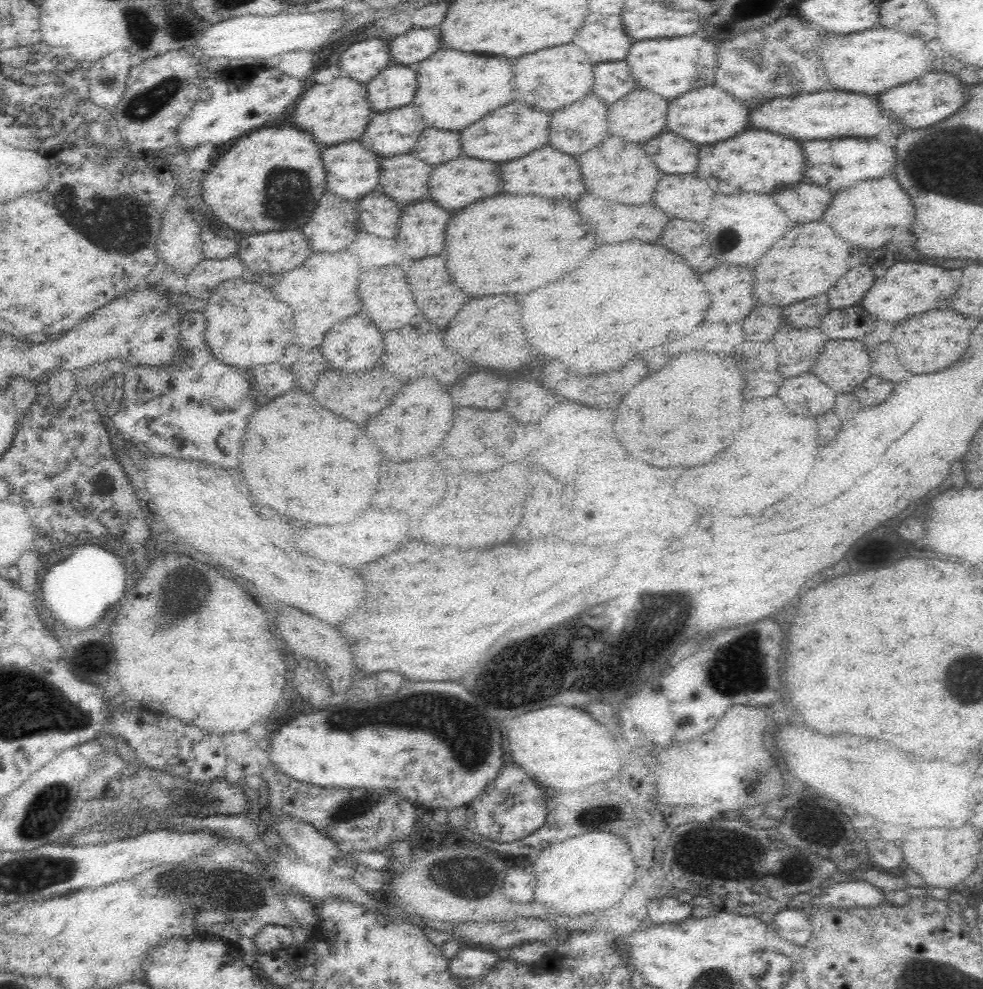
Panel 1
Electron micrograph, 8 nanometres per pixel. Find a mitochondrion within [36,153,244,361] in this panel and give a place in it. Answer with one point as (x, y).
(90, 217)

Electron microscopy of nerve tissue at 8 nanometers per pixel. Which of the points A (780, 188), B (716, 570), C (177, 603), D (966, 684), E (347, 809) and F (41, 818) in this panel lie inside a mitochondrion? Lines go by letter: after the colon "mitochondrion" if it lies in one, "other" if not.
A: other
B: other
C: mitochondrion
D: mitochondrion
E: mitochondrion
F: mitochondrion

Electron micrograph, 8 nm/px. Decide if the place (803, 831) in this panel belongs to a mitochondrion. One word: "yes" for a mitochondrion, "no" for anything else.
yes

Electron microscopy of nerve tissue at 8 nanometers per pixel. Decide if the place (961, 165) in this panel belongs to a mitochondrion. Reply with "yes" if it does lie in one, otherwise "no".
yes

